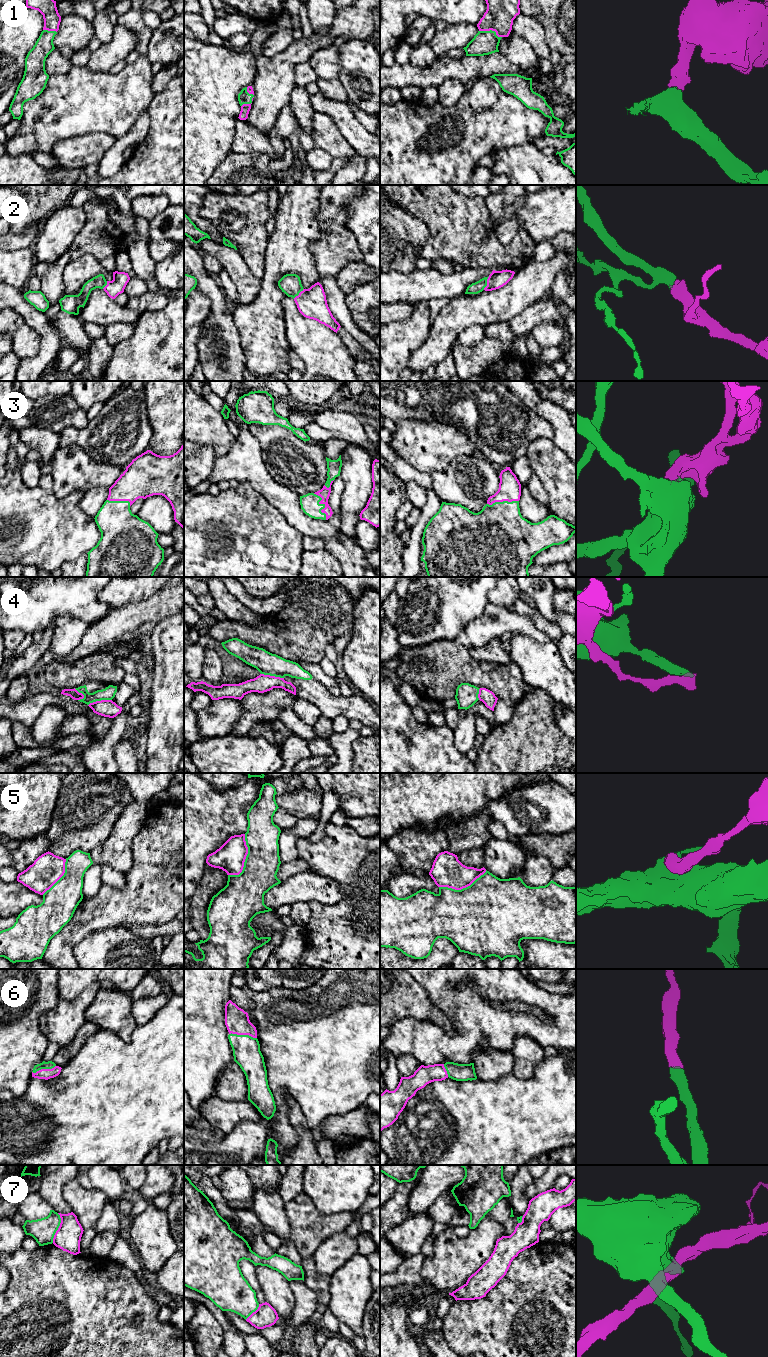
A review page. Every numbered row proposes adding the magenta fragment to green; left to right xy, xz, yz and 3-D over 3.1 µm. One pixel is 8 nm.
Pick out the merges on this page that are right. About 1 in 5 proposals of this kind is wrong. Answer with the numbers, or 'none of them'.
1, 2, 3, 6

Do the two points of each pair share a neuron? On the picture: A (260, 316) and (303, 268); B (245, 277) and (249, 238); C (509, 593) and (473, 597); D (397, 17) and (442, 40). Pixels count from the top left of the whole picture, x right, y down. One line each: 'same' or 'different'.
A: same
B: different
C: different
D: different

